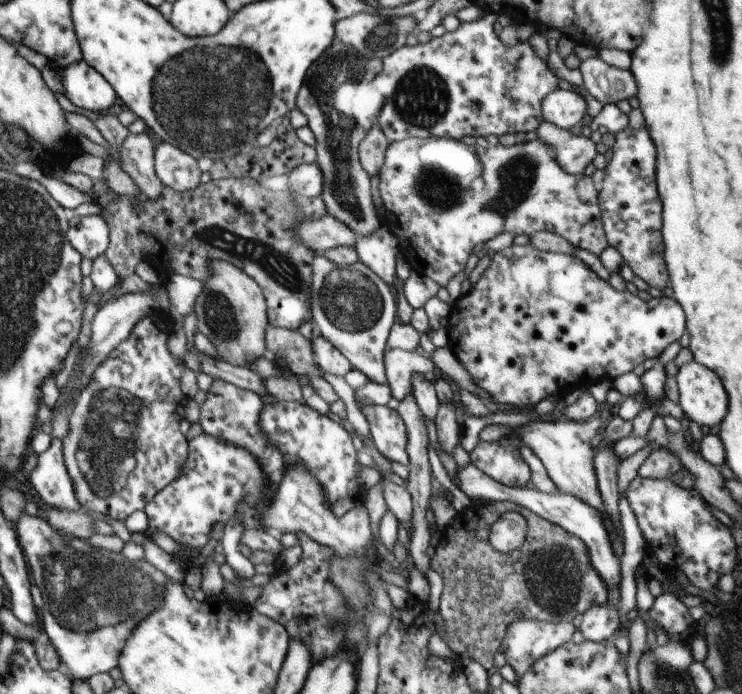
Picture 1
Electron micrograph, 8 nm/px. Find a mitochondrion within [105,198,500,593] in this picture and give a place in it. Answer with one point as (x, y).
(349, 301)

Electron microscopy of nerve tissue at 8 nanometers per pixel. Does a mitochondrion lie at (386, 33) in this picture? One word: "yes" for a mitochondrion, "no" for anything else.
yes

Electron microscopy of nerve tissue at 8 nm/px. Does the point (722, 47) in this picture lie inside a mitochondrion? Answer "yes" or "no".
yes

